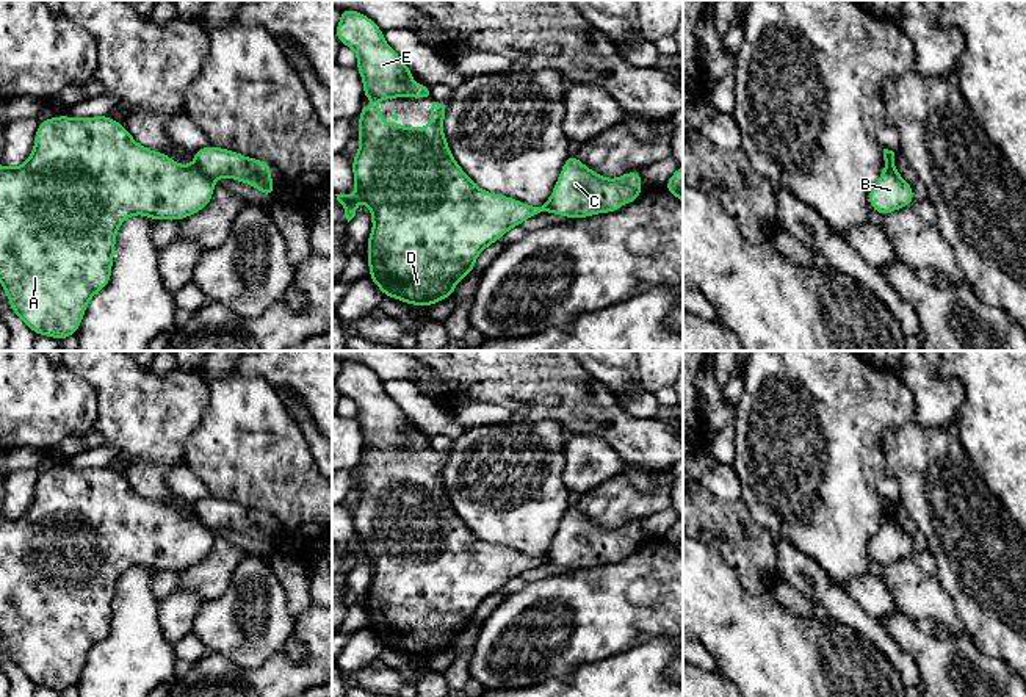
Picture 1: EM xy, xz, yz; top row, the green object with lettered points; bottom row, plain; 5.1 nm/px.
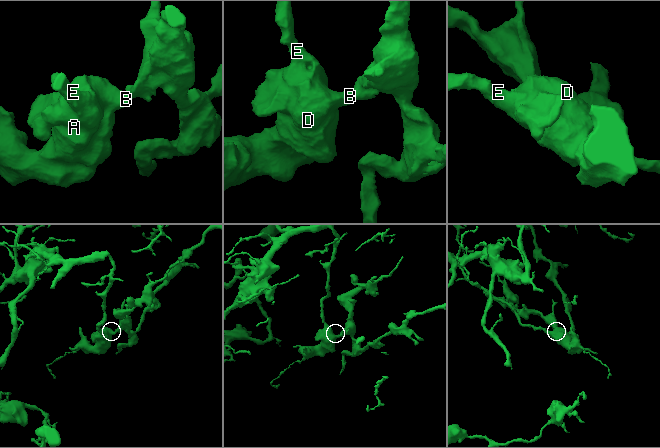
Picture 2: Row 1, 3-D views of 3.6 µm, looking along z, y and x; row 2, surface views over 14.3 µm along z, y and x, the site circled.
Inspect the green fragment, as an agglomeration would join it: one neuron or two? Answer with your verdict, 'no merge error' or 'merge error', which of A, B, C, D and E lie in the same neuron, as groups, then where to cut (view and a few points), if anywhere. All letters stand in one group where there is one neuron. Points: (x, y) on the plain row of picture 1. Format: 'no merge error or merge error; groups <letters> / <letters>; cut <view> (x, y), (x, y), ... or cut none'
merge error; groups A B D E / C; cut xy (193, 514), (212, 533)

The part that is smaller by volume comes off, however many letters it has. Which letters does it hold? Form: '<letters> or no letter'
C

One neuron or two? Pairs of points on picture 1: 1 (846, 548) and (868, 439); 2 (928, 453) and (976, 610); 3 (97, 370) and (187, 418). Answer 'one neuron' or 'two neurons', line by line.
1: one neuron
2: one neuron
3: one neuron

